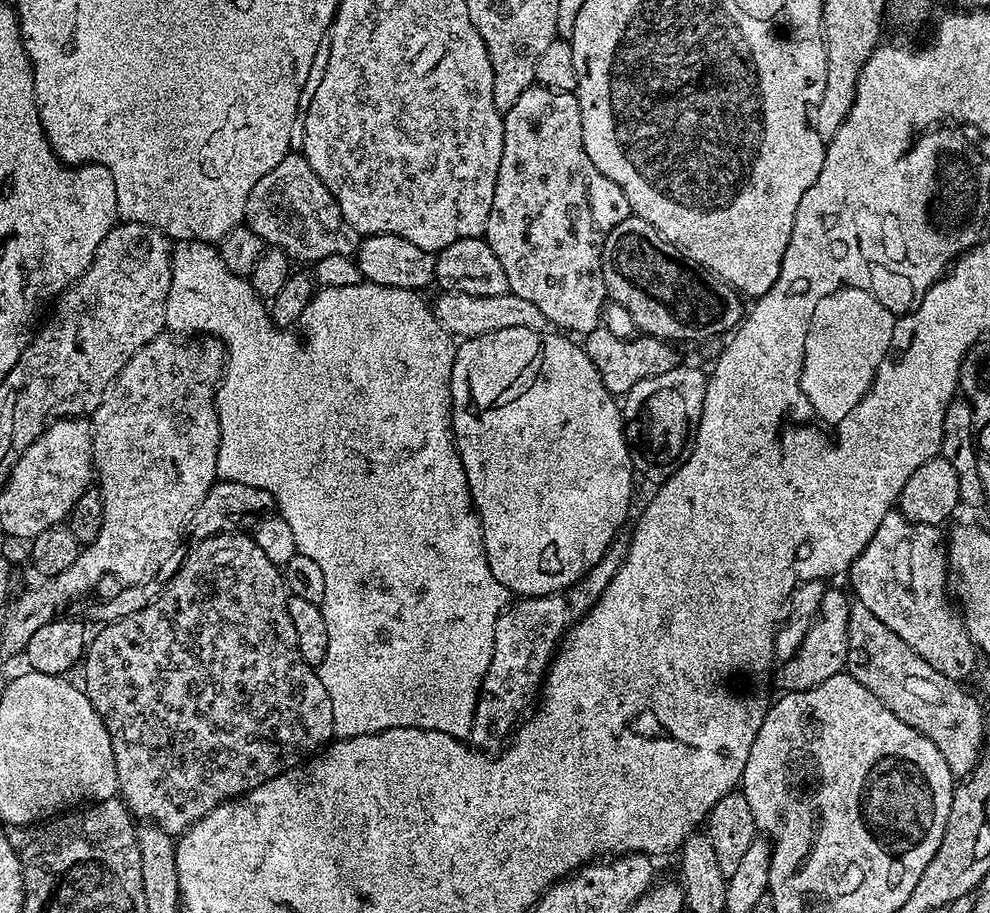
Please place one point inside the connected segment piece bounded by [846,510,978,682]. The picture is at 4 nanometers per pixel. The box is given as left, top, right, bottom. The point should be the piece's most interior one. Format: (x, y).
(902, 577)

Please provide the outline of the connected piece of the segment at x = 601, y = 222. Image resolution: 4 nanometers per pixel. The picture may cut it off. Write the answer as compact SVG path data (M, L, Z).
M541 86L527 88L503 117L502 162L498 166L494 206L490 206L484 236L506 272L508 291L538 306L549 325L565 333L593 332L601 327L600 312L606 303L600 265L602 246L606 234L630 215L626 194L596 169L582 146L582 116L575 91L558 92Z

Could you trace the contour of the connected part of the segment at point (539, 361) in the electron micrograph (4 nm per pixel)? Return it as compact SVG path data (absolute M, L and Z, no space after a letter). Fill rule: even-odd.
M514 326L510 330L494 330L494 334L470 336L459 341L448 379L452 443L456 446L456 453L466 476L472 506L480 517L480 537L484 543L486 562L490 574L494 574L494 578L498 578L498 582L502 582L502 586L506 586L509 593L520 598L549 596L577 584L613 547L612 539L623 526L624 519L628 516L628 507L632 504L634 473L628 443L624 437L621 405L617 397L608 392L606 386L602 386L602 378L598 378L598 370L594 370L594 362L590 362L583 347L572 340L575 339L556 330L539 332L526 330L522 326Z

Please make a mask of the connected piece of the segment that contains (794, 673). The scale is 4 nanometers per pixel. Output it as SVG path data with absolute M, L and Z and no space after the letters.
M825 587L820 612L813 620L811 627L803 629L801 636L804 637L801 638L796 653L781 668L779 665L775 669L774 684L775 687L776 684L780 687L781 693L810 690L826 682L826 678L834 678L834 674L845 671L848 653L848 623L853 605L848 604L849 593L845 589L844 592L840 588Z

